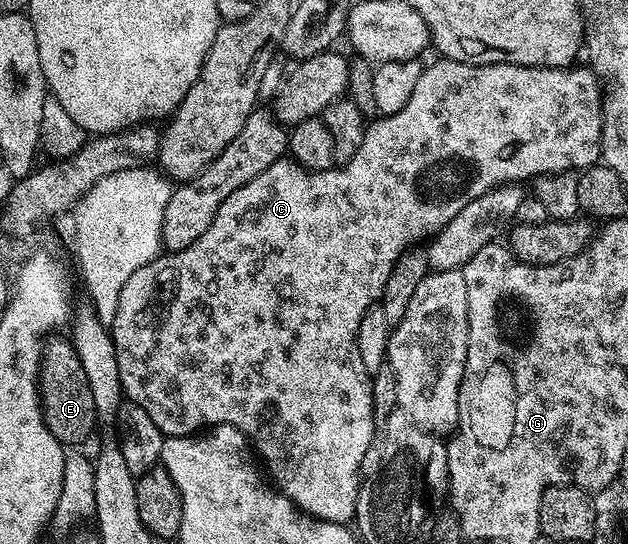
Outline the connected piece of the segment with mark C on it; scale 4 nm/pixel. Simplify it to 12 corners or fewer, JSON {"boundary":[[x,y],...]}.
{"boundary":[[425,64],[275,161],[110,327],[165,437],[347,526],[402,254],[601,160],[591,68]]}

